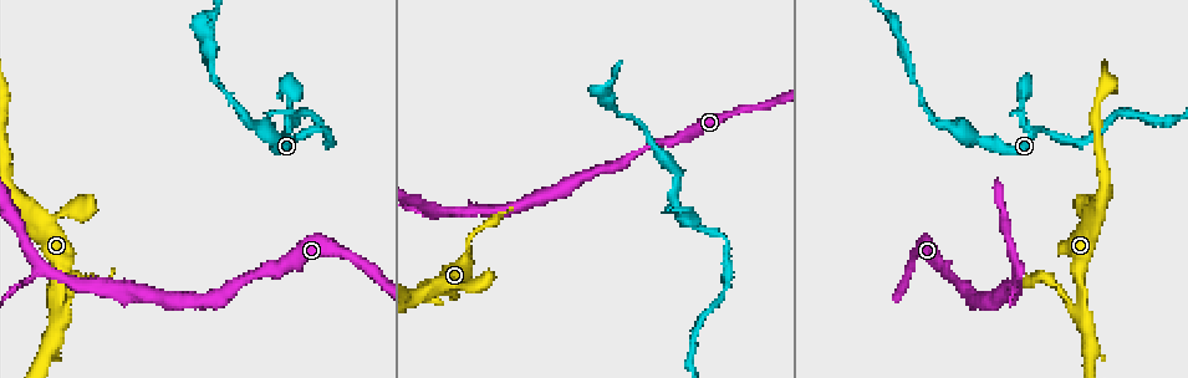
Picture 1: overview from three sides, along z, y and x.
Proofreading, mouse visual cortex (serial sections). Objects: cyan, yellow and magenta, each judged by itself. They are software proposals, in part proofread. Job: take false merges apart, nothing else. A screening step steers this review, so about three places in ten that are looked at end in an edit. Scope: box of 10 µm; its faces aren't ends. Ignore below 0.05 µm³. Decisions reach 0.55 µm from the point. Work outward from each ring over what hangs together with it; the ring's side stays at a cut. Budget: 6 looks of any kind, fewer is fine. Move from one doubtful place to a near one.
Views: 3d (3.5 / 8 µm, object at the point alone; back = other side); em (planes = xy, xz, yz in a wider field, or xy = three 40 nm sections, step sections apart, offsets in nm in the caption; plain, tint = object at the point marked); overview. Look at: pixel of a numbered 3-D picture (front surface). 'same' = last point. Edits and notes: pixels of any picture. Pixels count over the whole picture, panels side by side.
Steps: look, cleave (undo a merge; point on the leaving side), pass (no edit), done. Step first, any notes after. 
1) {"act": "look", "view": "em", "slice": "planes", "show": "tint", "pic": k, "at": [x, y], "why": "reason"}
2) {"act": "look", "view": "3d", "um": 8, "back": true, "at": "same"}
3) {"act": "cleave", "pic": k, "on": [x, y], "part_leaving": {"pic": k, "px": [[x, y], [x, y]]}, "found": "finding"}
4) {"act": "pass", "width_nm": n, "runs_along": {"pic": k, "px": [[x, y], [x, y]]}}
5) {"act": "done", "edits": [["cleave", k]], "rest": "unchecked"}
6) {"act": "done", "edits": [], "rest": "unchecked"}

{"act": "look", "view": "3d", "um": 3.5, "pic": 1, "at": [1022, 100], "why": "abrupt turn"}

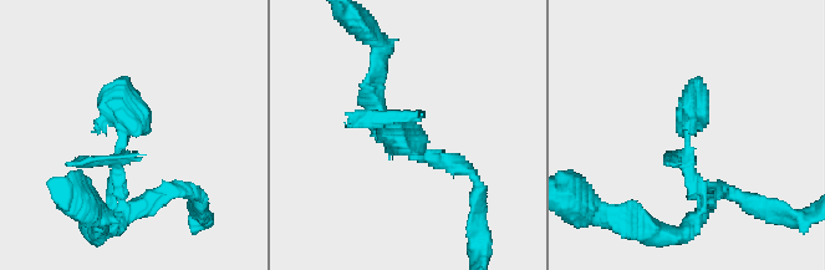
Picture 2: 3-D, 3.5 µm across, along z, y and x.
{"act": "look", "view": "em", "slice": "xy", "step": 2, "show": "tint", "pic": 2, "at": [119, 136]}

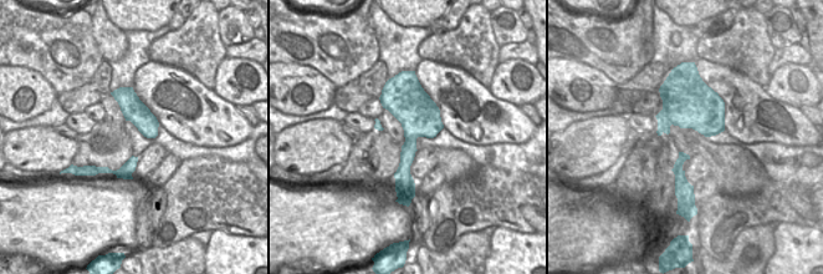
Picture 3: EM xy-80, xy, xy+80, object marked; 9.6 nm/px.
{"act": "pass", "runs_along": {"pic": 2, "px": [[122, 217], [130, 121], [91, 132]]}, "found": "continuous, no second cell"}

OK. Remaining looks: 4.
{"act": "look", "view": "3d", "um": 3.5, "pic": 1, "at": [446, 210]}

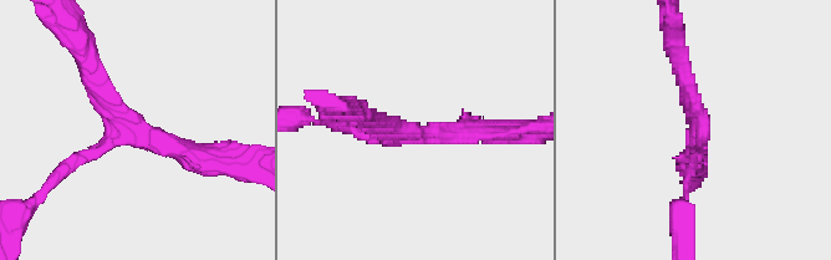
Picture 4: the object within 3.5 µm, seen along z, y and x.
{"act": "look", "view": "em", "slice": "xy", "step": 3, "show": "tint", "pic": 4, "at": [696, 129], "arms": 3, "arm_widths_nm": [150, 200, 250]}

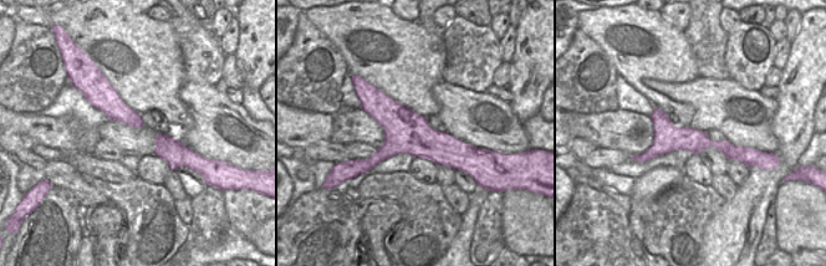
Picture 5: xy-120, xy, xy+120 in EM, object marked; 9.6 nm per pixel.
{"act": "pass", "runs_along": {"pic": 4, "px": [[215, 162], [147, 138], [90, 70]]}, "found": "all the same cell"}

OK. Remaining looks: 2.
{"act": "look", "view": "3d", "um": 8, "back": true, "pic": 1, "at": [62, 307], "why": "side arm on a straight run"}

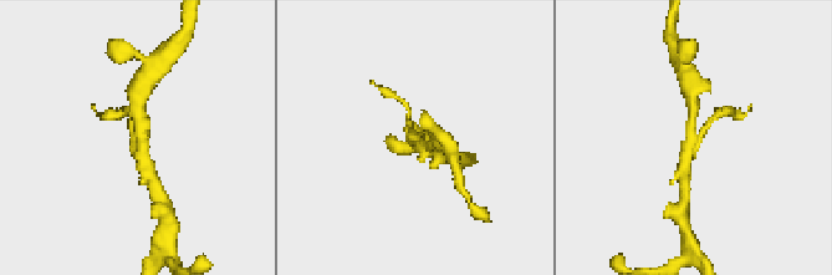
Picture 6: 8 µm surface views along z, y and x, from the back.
{"act": "look", "view": "em", "slice": "xy", "step": 2, "show": "tint", "at": "same", "arms": 3, "arm_widths_nm": [150, 350, 400], "why": "now the EM"}

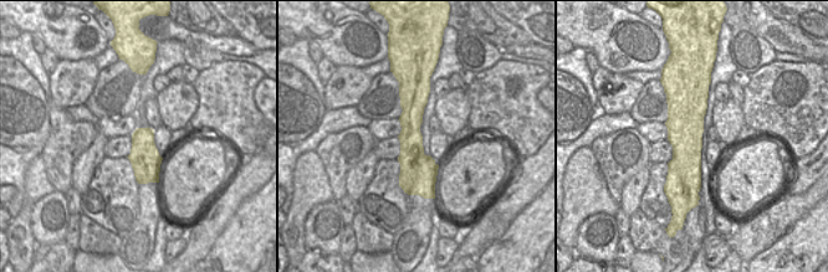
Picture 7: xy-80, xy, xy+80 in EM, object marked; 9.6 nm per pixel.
{"act": "pass", "width_nm": 300, "runs_along": {"pic": 6, "px": [[692, 100], [692, 136], [683, 169]]}, "found": "all the same cell"}

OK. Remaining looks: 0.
{"act": "done", "edits": [], "rest": "unchecked"}

